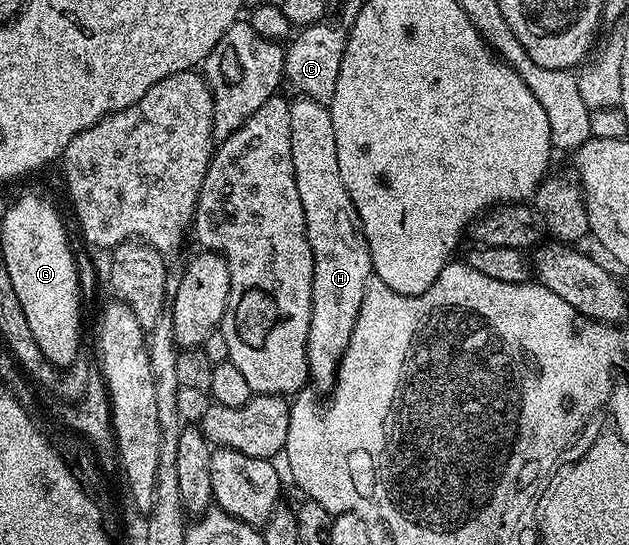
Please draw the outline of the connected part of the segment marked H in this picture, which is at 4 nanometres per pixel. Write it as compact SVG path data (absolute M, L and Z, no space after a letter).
M302 97L292 98L290 105L289 137L293 149L293 173L297 181L297 197L301 197L301 209L305 209L307 240L313 249L313 305L307 338L307 373L310 386L316 392L327 393L334 388L335 378L339 376L339 363L349 345L349 337L353 337L353 325L357 325L361 301L373 272L369 245L359 223L359 214L345 189L345 181L341 181L341 169L337 169L337 137L333 137L330 110L322 103Z

